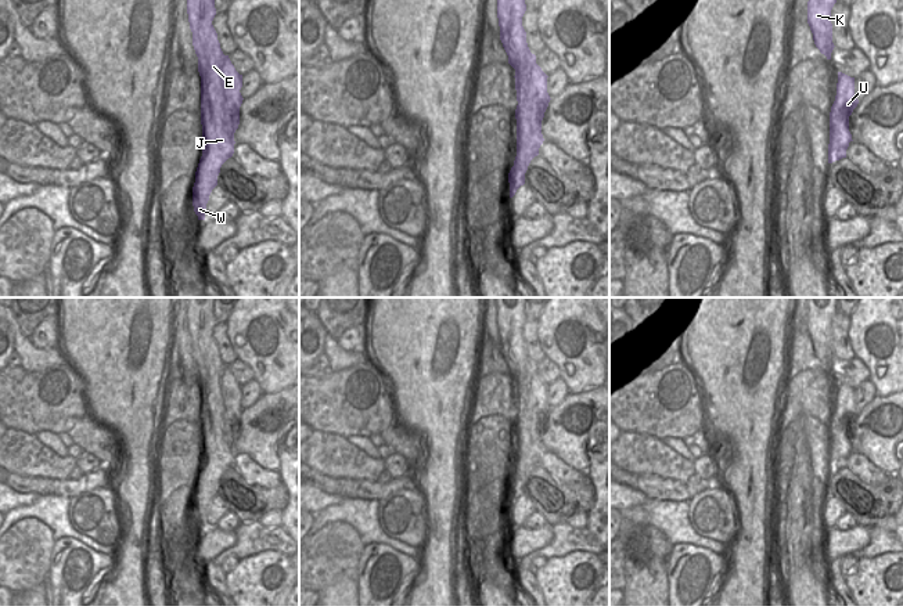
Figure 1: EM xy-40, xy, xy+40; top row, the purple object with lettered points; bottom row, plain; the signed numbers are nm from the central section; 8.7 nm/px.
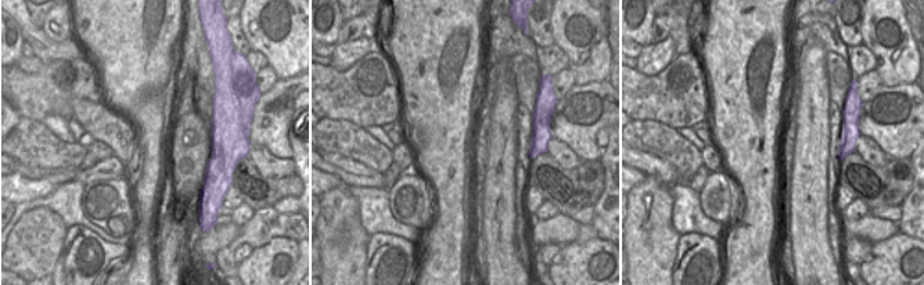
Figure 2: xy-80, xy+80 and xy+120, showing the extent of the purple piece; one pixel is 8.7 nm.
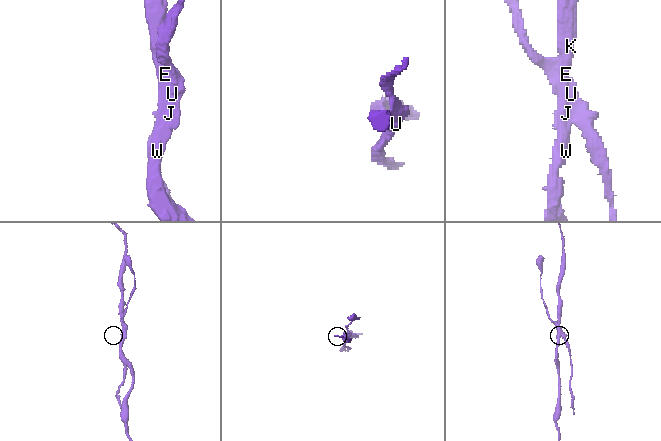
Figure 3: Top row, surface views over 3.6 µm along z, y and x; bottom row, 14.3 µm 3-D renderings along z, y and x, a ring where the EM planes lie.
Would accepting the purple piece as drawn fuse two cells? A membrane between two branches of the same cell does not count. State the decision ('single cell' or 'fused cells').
fused cells

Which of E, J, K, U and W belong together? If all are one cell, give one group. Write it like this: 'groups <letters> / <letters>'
groups E J K W / U

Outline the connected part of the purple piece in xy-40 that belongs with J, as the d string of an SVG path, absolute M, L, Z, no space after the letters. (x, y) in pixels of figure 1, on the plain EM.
M215 297L186 300L193 356L201 386L202 466L195 481L193 516L198 530L205 530L209 505L217 495L222 475L234 463L235 451L226 436L226 405L222 394L222 374L226 365L212 335L216 325Z

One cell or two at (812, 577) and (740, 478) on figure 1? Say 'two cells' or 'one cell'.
two cells

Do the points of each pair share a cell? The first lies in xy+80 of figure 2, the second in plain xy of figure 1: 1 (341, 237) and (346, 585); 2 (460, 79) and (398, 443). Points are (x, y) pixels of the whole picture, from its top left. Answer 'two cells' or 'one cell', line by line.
1: one cell
2: two cells

